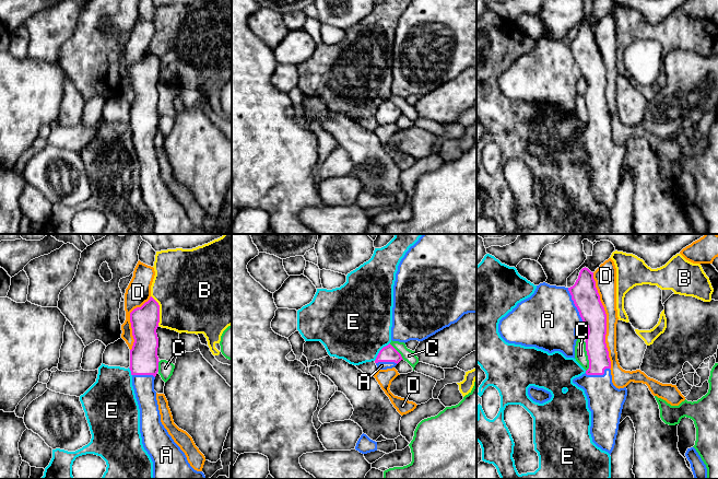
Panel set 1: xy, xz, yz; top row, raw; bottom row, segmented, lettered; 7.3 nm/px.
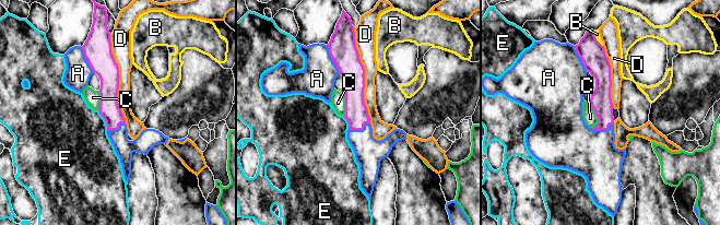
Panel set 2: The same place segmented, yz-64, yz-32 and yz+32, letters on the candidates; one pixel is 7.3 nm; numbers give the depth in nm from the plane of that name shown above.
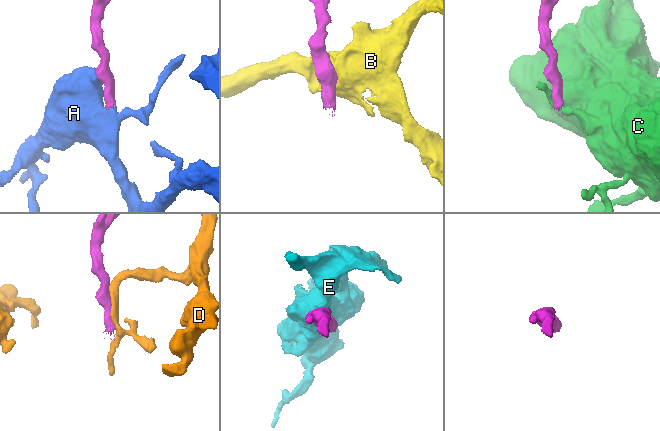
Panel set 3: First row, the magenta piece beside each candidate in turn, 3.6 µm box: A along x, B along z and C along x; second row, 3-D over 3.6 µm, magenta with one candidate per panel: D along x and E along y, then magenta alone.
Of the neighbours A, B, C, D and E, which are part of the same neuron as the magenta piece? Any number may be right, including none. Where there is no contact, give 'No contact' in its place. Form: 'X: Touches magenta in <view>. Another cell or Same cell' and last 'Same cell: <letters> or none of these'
A: Touches magenta in yz. Same cell
B: Touches magenta in xy. Another cell
C: Touches magenta in yz. Another cell
D: Touches magenta in yz. Another cell
E: Touches magenta in xz. Another cell
Same cell: A

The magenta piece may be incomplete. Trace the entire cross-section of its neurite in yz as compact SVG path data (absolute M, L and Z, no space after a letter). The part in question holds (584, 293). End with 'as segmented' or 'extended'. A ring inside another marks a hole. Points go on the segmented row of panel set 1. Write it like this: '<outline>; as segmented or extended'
M586 267L582 268L575 284L570 288L540 283L530 297L518 303L499 320L498 332L508 343L535 347L549 353L560 351L566 358L575 359L575 346L578 339L576 329L581 322L588 329L585 342L589 369L581 376L574 378L573 383L582 388L587 396L588 408L591 411L592 442L611 455L627 389L626 387L619 389L612 383L611 361L605 343L607 314L596 288L593 272Z; extended

